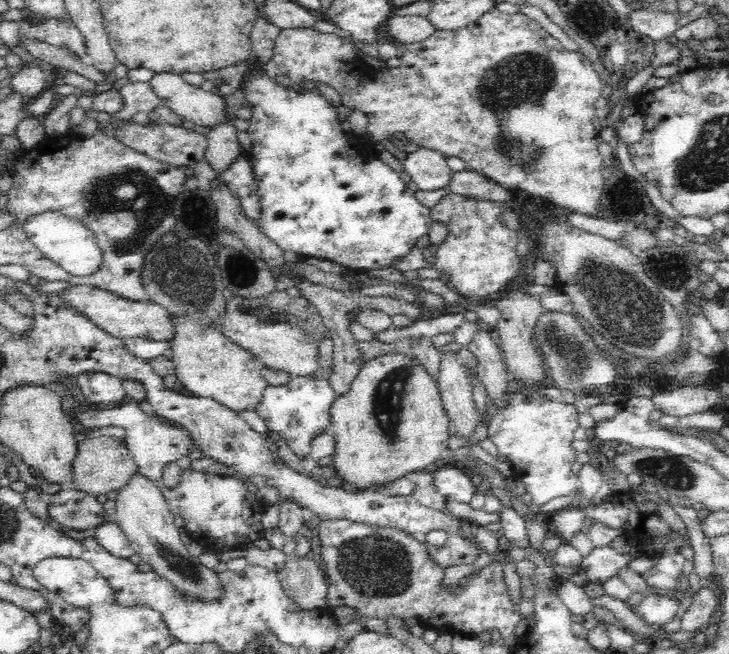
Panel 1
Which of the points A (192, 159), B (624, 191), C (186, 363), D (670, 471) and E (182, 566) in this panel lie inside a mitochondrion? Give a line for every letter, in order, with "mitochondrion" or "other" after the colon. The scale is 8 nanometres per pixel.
A: other
B: other
C: other
D: mitochondrion
E: mitochondrion

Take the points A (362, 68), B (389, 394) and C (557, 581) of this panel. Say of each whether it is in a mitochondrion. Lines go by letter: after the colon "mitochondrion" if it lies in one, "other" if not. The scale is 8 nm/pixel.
A: other
B: mitochondrion
C: other

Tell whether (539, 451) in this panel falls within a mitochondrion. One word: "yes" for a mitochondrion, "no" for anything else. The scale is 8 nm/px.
no

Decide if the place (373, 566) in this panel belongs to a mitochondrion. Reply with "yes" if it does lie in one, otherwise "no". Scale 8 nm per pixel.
yes

